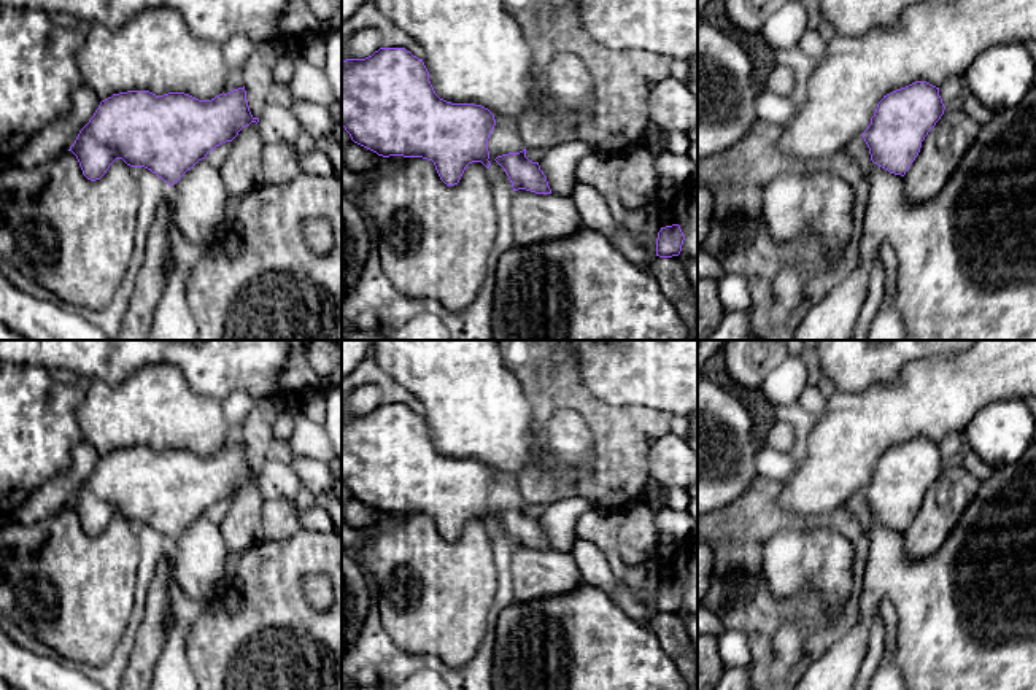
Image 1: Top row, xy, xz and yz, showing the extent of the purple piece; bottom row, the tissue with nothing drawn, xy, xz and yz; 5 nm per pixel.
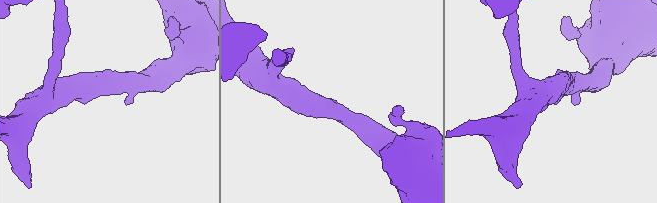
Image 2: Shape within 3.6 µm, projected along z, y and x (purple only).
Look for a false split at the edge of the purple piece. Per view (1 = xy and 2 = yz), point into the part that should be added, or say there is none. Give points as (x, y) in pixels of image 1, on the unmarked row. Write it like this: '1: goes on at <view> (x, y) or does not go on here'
1: does not go on here
2: does not go on here

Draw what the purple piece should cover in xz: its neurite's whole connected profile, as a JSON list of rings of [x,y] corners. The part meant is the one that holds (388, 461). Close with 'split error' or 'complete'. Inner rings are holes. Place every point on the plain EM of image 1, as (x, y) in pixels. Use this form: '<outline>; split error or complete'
[[[380,404],[365,415],[342,418],[342,482],[354,499],[378,512],[432,517],[446,542],[458,541],[472,518],[491,521],[488,494],[496,482],[494,471],[481,461],[440,455],[423,415],[405,404]]]; complete

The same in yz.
[[[915,437],[883,452],[871,480],[861,490],[871,517],[904,533],[944,466],[939,444],[926,437]]]; complete

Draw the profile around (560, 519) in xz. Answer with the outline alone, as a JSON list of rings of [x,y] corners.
[[[575,496],[548,506],[539,521],[553,550],[570,553],[577,541],[575,525],[588,510],[590,501]]]

